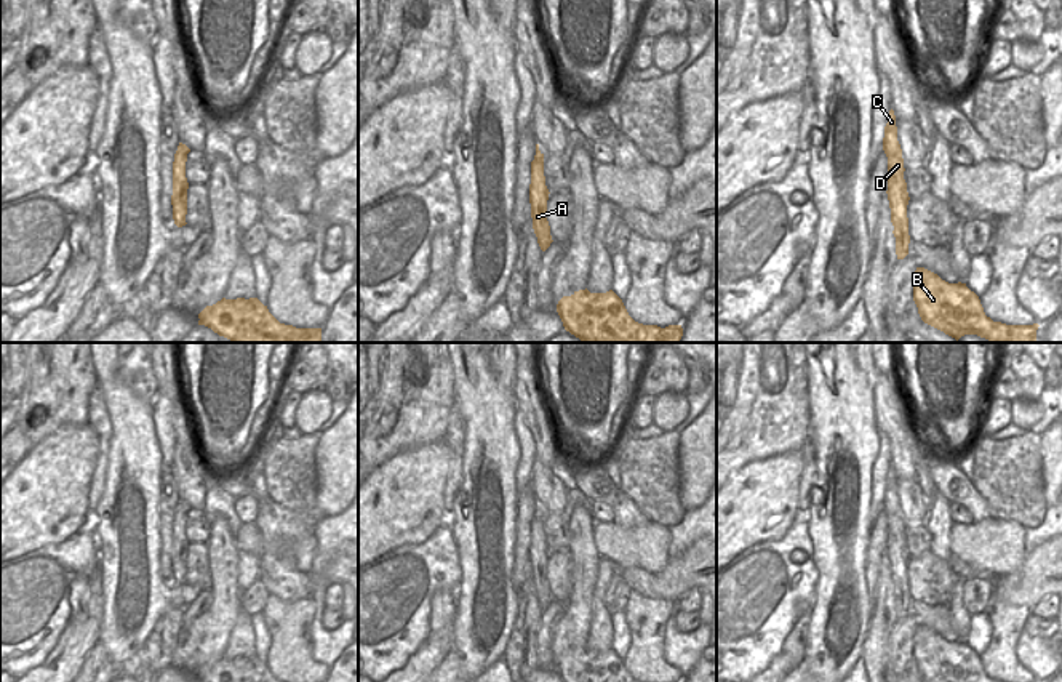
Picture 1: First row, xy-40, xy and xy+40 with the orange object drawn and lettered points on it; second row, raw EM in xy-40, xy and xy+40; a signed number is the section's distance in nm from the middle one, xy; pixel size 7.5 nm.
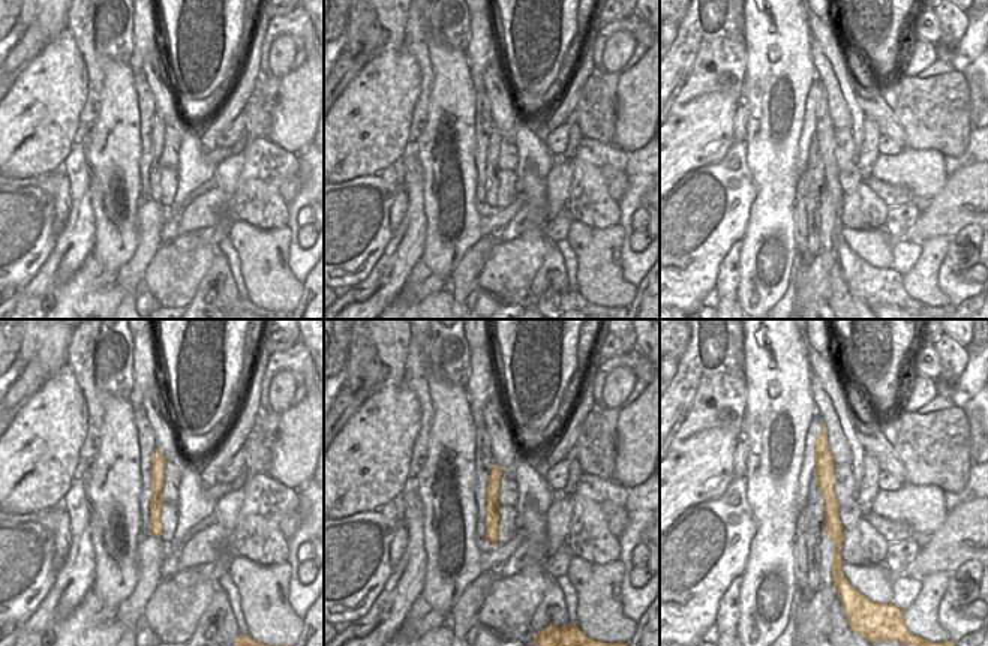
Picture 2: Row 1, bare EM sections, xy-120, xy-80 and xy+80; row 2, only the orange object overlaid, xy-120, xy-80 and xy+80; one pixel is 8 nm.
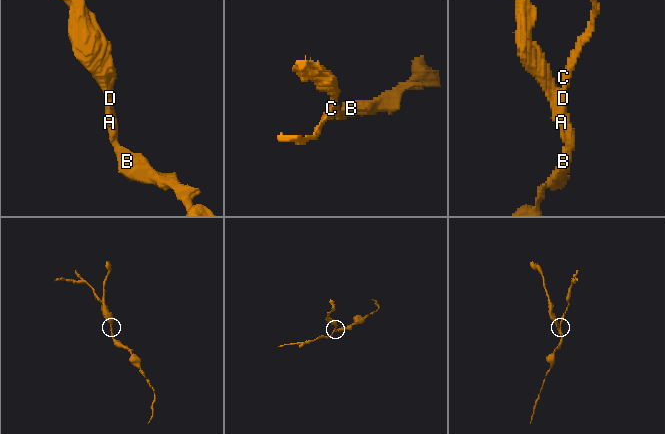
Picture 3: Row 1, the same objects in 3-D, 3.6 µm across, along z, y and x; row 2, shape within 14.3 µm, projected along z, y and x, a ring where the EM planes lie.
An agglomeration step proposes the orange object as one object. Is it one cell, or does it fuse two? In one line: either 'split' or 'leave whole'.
split

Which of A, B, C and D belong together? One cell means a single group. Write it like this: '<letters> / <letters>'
A / B C D

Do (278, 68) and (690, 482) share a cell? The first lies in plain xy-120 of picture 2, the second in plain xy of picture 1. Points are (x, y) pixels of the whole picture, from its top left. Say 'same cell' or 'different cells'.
different cells

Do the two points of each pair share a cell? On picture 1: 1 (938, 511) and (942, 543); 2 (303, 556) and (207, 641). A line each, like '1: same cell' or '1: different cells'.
1: same cell
2: different cells

